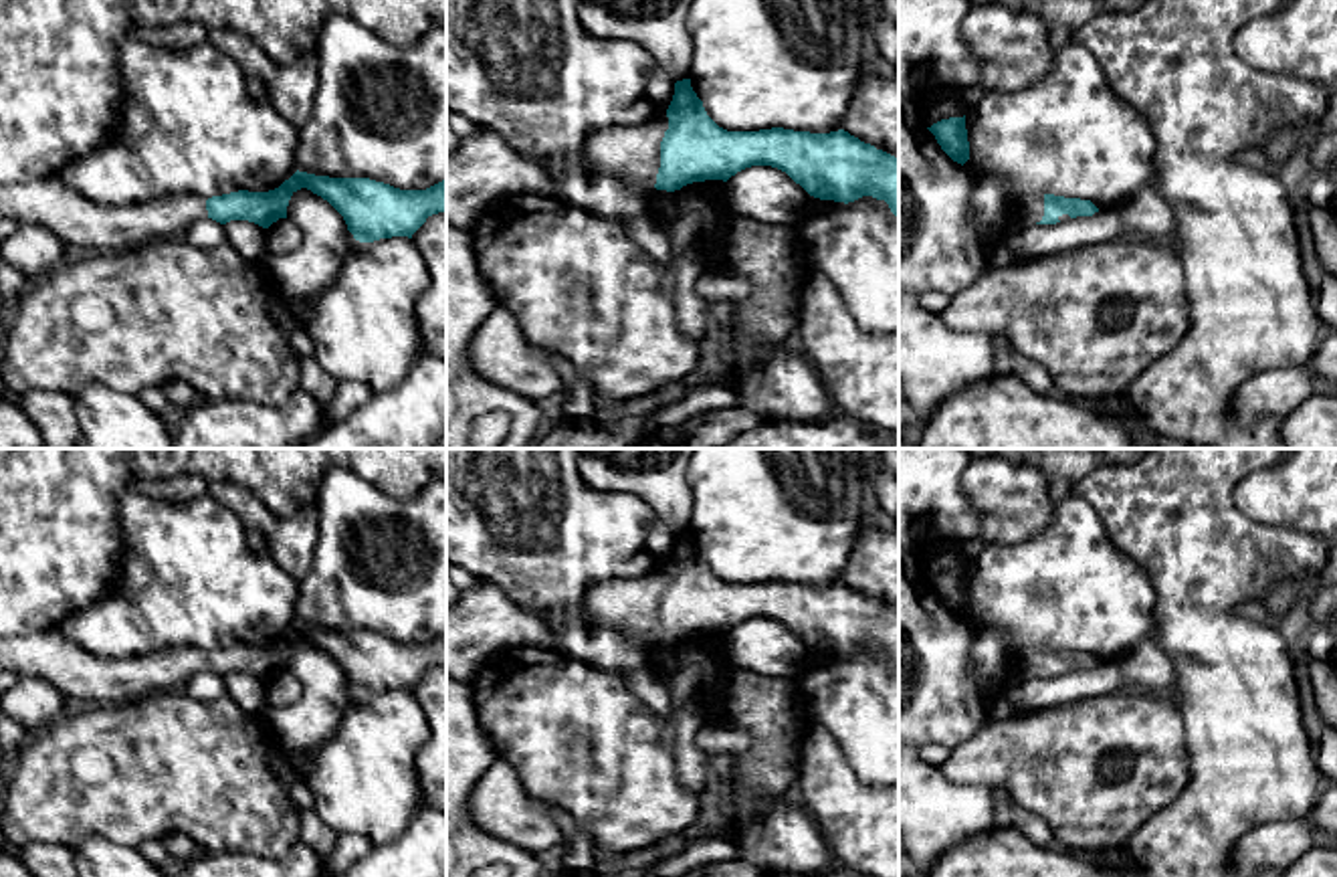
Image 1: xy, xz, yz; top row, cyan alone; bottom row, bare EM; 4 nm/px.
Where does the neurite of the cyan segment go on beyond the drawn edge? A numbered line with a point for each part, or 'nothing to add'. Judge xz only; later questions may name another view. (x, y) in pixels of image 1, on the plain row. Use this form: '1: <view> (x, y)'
1: xz (633, 607)

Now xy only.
1: xy (49, 655)

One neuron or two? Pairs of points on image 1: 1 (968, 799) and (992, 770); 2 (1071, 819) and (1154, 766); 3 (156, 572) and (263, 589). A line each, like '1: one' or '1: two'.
1: two
2: one
3: one

